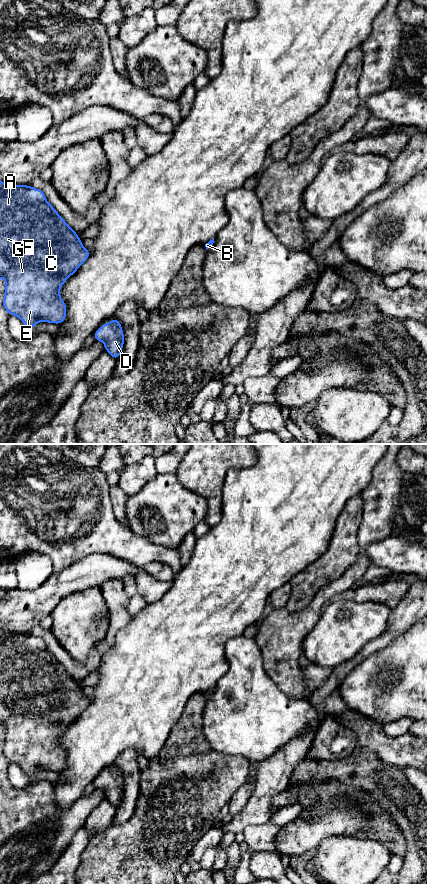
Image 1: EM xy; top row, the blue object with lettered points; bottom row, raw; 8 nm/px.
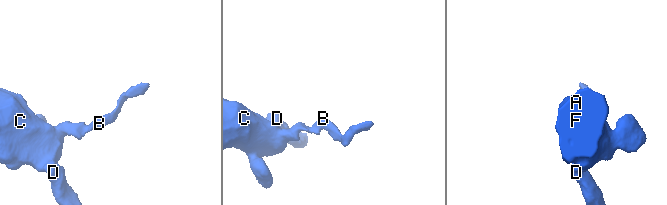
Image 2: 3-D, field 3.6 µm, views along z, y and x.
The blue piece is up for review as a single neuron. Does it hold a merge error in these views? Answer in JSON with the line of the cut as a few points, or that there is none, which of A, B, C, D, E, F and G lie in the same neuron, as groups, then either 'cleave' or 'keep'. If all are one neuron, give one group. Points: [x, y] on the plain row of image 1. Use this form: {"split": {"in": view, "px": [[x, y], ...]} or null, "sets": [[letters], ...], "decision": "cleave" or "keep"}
{"split": null, "sets": [["A", "B", "C", "D", "E", "F", "G"]], "decision": "keep"}

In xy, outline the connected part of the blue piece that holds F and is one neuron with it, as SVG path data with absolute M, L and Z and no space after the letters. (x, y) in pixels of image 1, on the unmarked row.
M0 628L0 726L5 727L2 755L9 763L16 763L30 777L39 770L61 772L66 767L66 751L61 747L60 737L89 702L77 680L47 649L42 638L29 633L6 632Z

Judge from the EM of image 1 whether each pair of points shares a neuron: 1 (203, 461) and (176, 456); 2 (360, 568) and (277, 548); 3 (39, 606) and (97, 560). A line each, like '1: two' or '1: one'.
1: two
2: two
3: one

